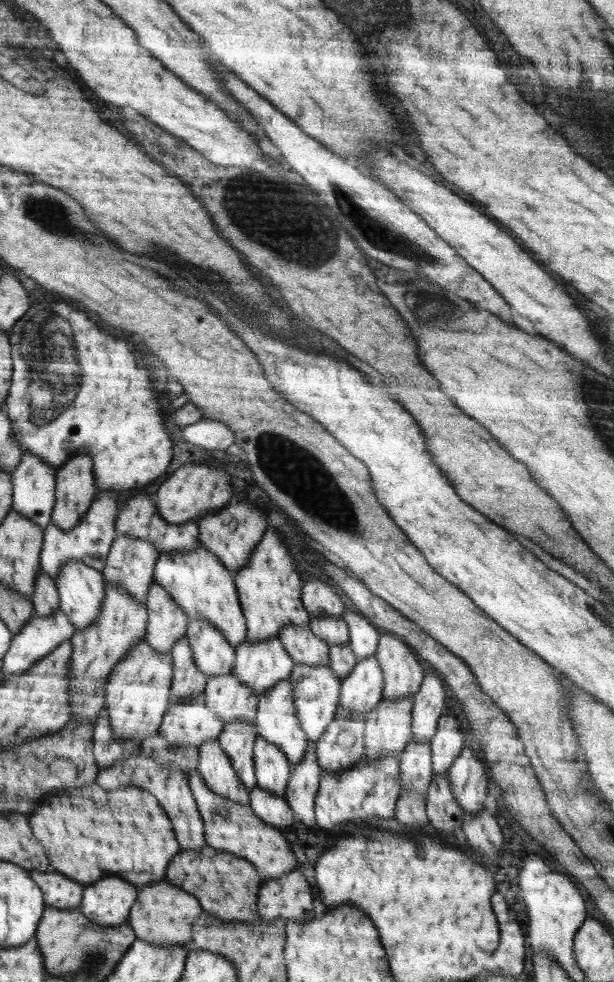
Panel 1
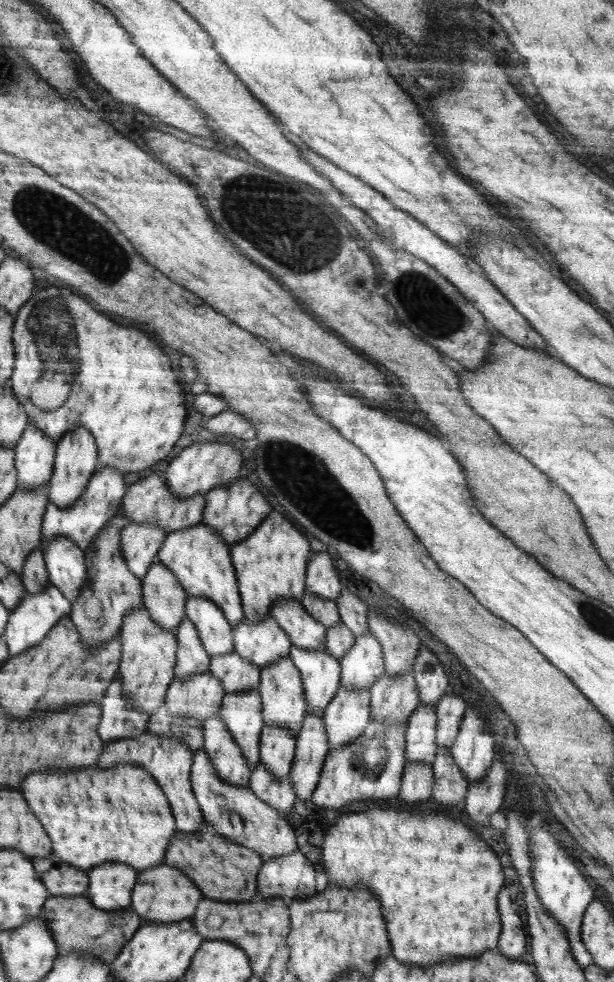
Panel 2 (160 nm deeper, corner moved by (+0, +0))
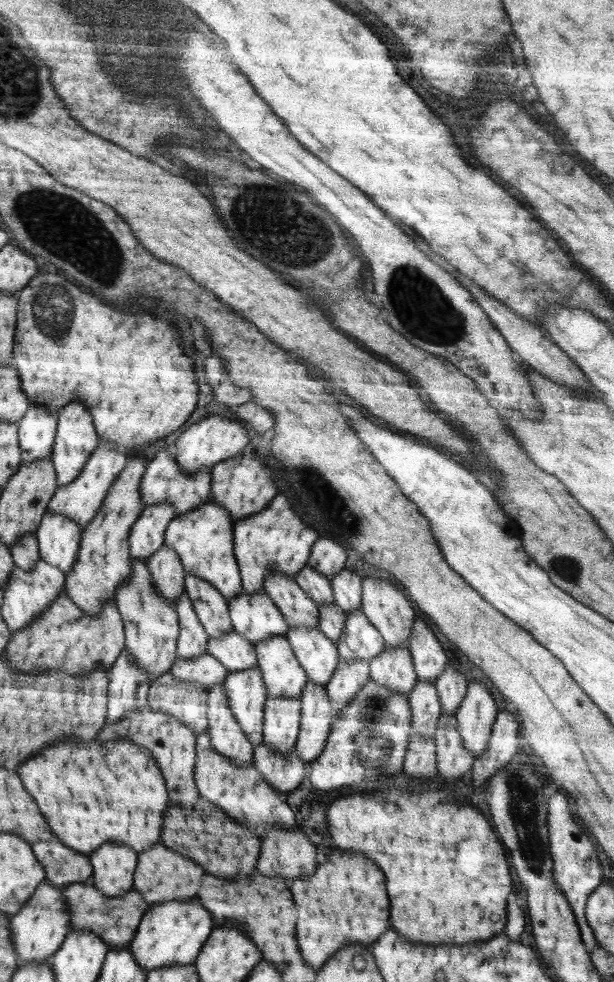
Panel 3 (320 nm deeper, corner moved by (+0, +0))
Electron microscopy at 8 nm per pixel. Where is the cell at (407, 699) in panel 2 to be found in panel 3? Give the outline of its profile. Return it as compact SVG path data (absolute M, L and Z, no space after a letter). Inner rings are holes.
M409 644L391 649L385 648L377 657L371 658L369 660L369 676L379 685L391 688L394 692L402 693L406 697L410 695L418 684L418 676L415 673Z

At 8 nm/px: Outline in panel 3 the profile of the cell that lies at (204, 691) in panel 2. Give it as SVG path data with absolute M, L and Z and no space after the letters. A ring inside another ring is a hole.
M208 652L191 659L180 659L177 656L176 663L170 671L177 681L198 683L207 691L216 684L223 684L229 673L229 670Z

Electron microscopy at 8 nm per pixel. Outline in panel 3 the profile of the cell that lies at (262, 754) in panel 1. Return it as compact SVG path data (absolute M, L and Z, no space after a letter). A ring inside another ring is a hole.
M268 697L263 714L263 742L277 753L287 753L299 735L301 699Z

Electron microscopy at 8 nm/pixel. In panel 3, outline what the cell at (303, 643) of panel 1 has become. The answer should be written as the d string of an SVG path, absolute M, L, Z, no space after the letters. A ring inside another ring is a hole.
M271 572L264 582L264 588L271 600L283 613L290 627L316 627L320 612L311 596L300 588L296 579L282 573Z

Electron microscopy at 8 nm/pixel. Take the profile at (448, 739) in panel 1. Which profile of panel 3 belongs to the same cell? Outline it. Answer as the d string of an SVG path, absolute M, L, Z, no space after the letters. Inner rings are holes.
M447 664L433 683L439 694L442 715L454 715L467 693L469 682L466 681L464 674Z

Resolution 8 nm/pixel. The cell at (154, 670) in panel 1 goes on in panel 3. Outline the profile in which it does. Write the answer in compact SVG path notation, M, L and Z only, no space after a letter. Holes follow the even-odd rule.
M146 559L132 560L134 574L116 592L115 603L126 625L126 650L133 656L141 671L147 672L149 682L167 674L178 656L178 638L181 625L175 606L168 604L160 596L151 580L151 572Z

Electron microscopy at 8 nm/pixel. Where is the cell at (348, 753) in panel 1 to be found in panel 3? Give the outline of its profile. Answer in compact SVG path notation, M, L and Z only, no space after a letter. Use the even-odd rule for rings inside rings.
M367 660L339 661L332 680L325 684L330 704L335 712L334 719L341 710L356 696L362 685L370 679Z

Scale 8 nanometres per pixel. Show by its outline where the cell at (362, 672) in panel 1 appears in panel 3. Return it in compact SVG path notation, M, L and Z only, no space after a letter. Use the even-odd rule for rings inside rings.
M360 610L347 614L344 630L335 643L339 647L340 661L369 660L385 649L381 632Z

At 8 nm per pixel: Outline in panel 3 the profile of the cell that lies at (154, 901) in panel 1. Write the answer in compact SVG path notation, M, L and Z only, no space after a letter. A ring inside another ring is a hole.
M161 842L154 848L138 854L138 866L135 868L134 890L138 891L148 904L172 901L187 901L198 896L206 873L201 866L180 853L165 848Z

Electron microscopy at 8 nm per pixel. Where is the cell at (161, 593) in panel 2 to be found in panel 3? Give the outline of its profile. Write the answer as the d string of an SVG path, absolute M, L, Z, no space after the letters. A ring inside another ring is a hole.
M164 543L147 561L151 580L160 596L168 604L175 606L179 602L179 596L186 592L186 569L179 553Z

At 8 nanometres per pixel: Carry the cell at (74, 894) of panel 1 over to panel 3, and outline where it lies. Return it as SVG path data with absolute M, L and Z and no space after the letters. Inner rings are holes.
M42 840L36 843L36 846L31 846L32 849L36 848L36 856L40 856L40 864L44 864L43 868L48 868L48 881L47 883L54 886L66 886L66 884L80 884L84 880L88 880L92 875L91 857L78 854L74 850L70 850L68 846L64 846L58 840Z

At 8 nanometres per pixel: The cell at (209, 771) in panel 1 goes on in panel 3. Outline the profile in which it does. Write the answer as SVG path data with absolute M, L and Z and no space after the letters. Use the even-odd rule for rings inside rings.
M222 683L208 690L208 702L210 724L207 731L211 736L212 748L241 767L250 766L254 745L236 720Z

